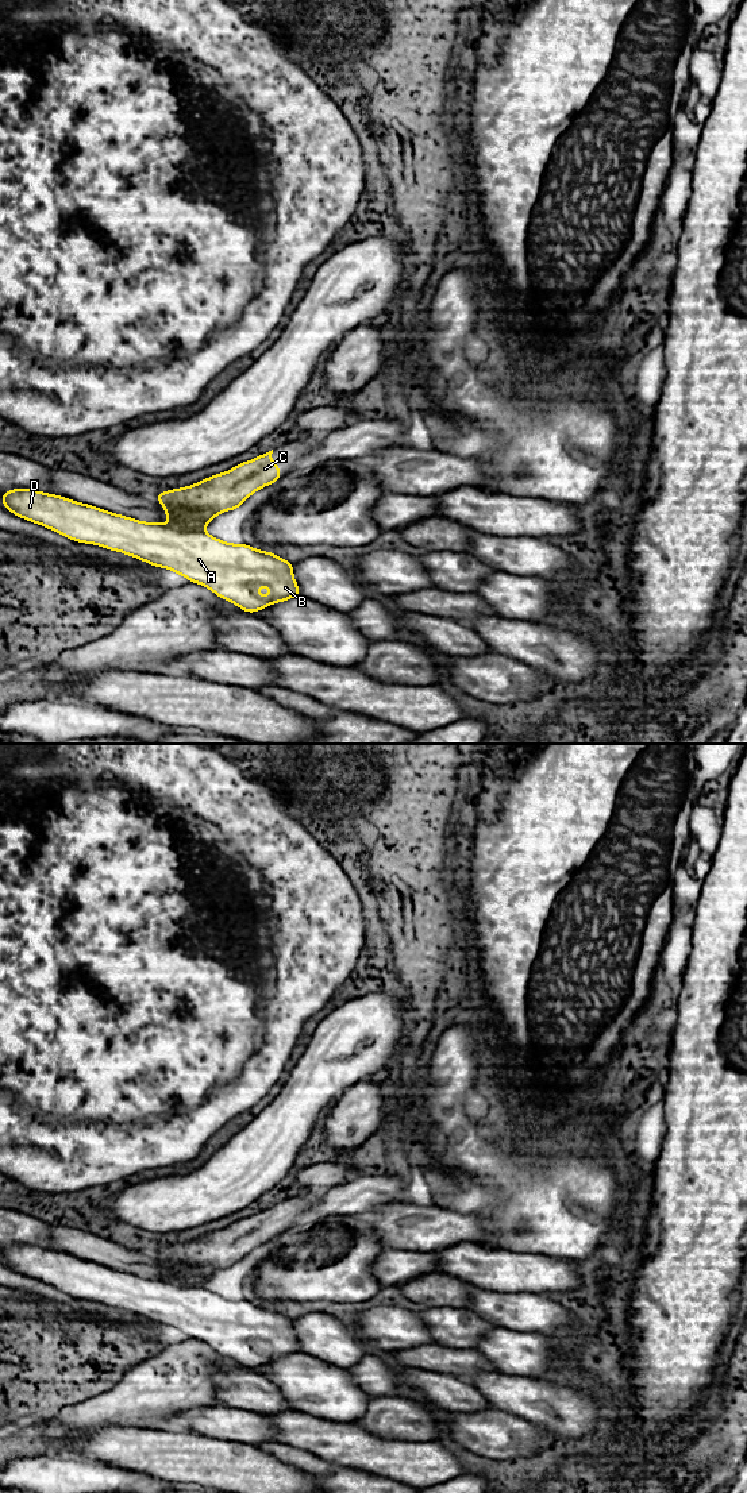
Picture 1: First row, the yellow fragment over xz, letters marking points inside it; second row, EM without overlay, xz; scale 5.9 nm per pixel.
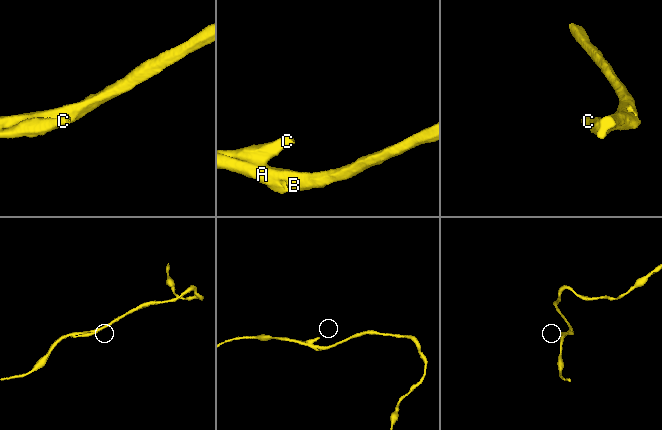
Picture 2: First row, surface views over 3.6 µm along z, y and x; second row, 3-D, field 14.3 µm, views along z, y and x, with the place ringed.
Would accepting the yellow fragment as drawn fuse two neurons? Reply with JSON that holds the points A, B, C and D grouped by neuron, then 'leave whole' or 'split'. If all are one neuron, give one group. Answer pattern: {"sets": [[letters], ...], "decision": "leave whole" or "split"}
{"sets": [["A", "B", "D"], ["C"]], "decision": "split"}

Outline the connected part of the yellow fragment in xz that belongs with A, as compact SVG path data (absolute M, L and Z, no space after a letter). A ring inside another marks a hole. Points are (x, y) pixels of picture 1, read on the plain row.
M11 1245L0 1257L12 1270L73 1297L100 1301L174 1327L247 1369L300 1353L293 1319L273 1308L224 1299L204 1286L138 1277L39 1246ZM259 1340L269 1343L269 1354L258 1350Z

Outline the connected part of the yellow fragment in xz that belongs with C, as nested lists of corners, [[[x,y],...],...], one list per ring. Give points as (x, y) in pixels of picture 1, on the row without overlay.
[[[273,1205],[192,1242],[155,1250],[170,1276],[166,1281],[181,1286],[204,1286],[217,1270],[239,1265],[251,1250],[282,1232],[272,1210]]]

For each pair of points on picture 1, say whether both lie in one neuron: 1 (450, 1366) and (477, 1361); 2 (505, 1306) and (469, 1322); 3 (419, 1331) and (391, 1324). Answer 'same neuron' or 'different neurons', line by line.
1: same neuron
2: different neurons
3: same neuron

